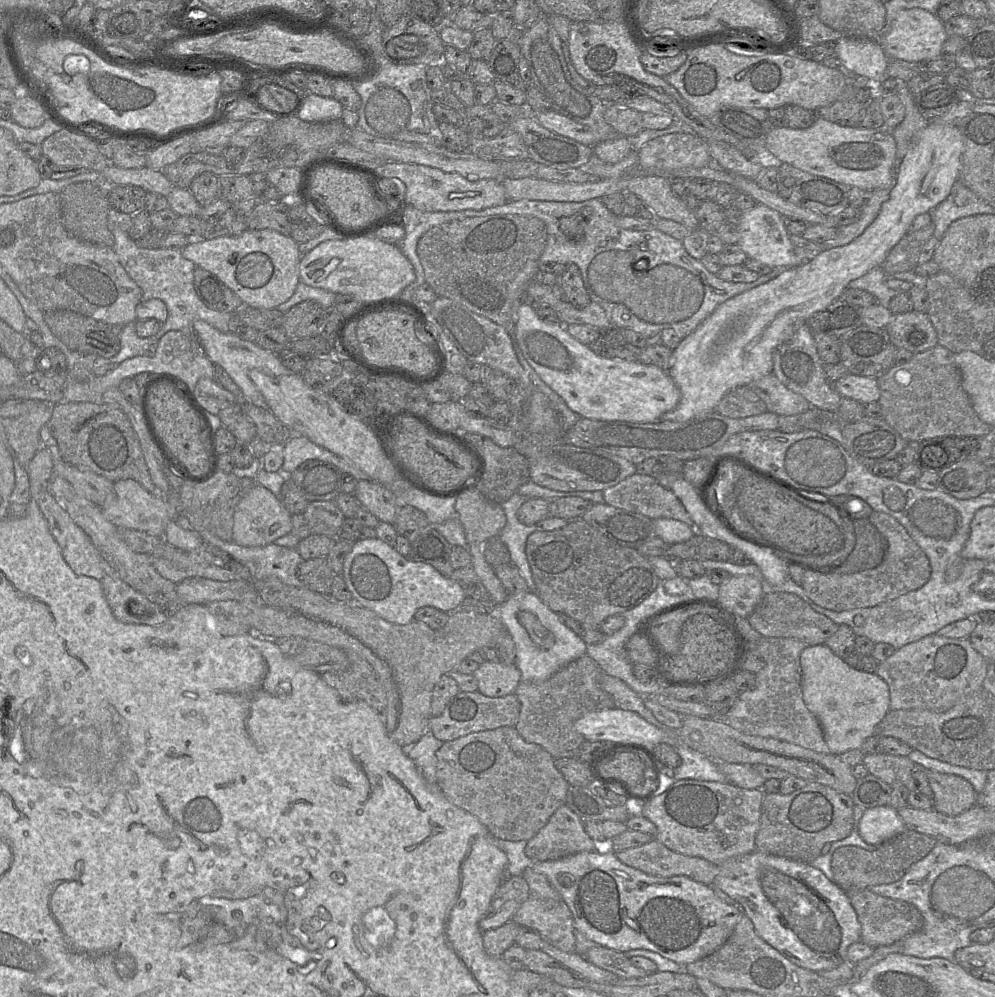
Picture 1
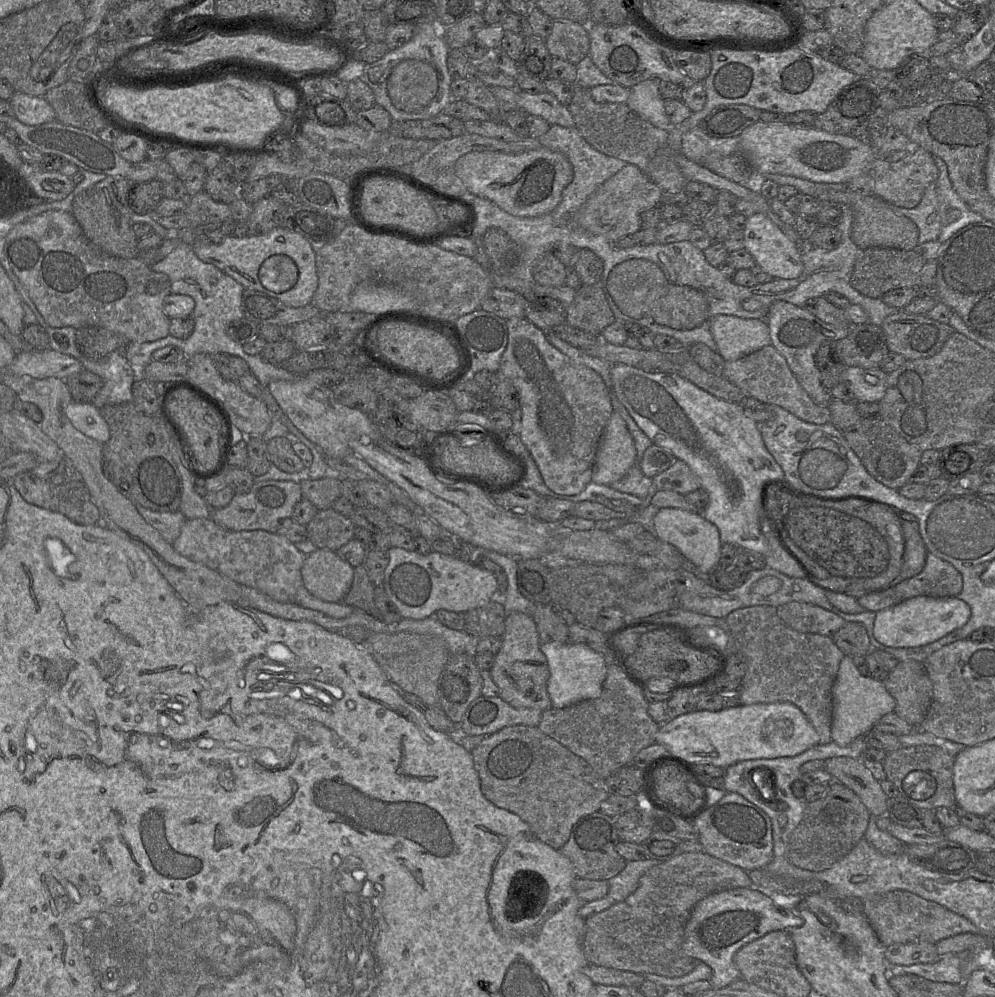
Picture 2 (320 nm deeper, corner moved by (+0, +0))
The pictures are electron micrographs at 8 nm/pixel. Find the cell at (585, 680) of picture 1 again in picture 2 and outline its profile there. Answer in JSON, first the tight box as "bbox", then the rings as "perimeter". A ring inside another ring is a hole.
{"bbox":[538,661,660,779],"perimeter":[[[611,661],[598,698],[545,710],[538,728],[583,758],[601,778],[606,779],[616,770],[633,764],[643,748],[656,743],[660,724],[649,715],[648,704],[644,693]]]}

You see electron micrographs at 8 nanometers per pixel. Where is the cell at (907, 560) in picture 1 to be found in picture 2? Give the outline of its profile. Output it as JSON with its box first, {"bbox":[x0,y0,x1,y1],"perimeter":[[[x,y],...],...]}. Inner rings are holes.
{"bbox":[857,551,963,612],"perimeter":[[[928,551],[925,566],[919,574],[883,590],[863,595],[857,598],[857,601],[866,611],[878,612],[918,596],[934,598],[958,597],[962,588],[963,578],[961,573],[951,563]]]}

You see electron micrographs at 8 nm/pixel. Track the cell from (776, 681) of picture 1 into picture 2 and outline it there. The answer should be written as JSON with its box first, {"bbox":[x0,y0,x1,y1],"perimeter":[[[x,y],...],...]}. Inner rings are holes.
{"bbox":[725,606,845,744],"perimeter":[[[750,606],[732,611],[725,621],[731,630],[737,651],[747,661],[747,670],[742,678],[739,698],[741,705],[756,703],[791,702],[807,717],[819,736],[819,744],[828,744],[831,739],[833,720],[832,687],[836,680],[840,662],[845,656],[831,637],[802,633],[788,627],[777,615],[774,606]]]}

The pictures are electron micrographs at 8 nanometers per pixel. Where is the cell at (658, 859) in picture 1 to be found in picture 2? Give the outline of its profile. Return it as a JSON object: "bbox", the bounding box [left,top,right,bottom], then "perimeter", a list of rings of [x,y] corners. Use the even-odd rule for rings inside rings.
{"bbox":[582,852,752,978],"perimeter":[[[682,852],[669,860],[658,863],[657,865],[651,867],[648,871],[646,871],[646,873],[640,878],[635,891],[630,894],[625,900],[618,902],[608,909],[603,910],[602,912],[599,912],[597,914],[593,914],[585,919],[585,928],[582,937],[582,949],[584,955],[589,964],[603,966],[606,968],[613,968],[621,971],[634,972],[638,974],[657,974],[668,978],[676,978],[687,975],[695,968],[696,959],[687,956],[683,952],[682,943],[685,933],[685,924],[695,905],[700,900],[711,894],[734,888],[750,888],[752,884],[752,880],[750,879],[748,873],[738,866],[711,856],[706,852]]]}

